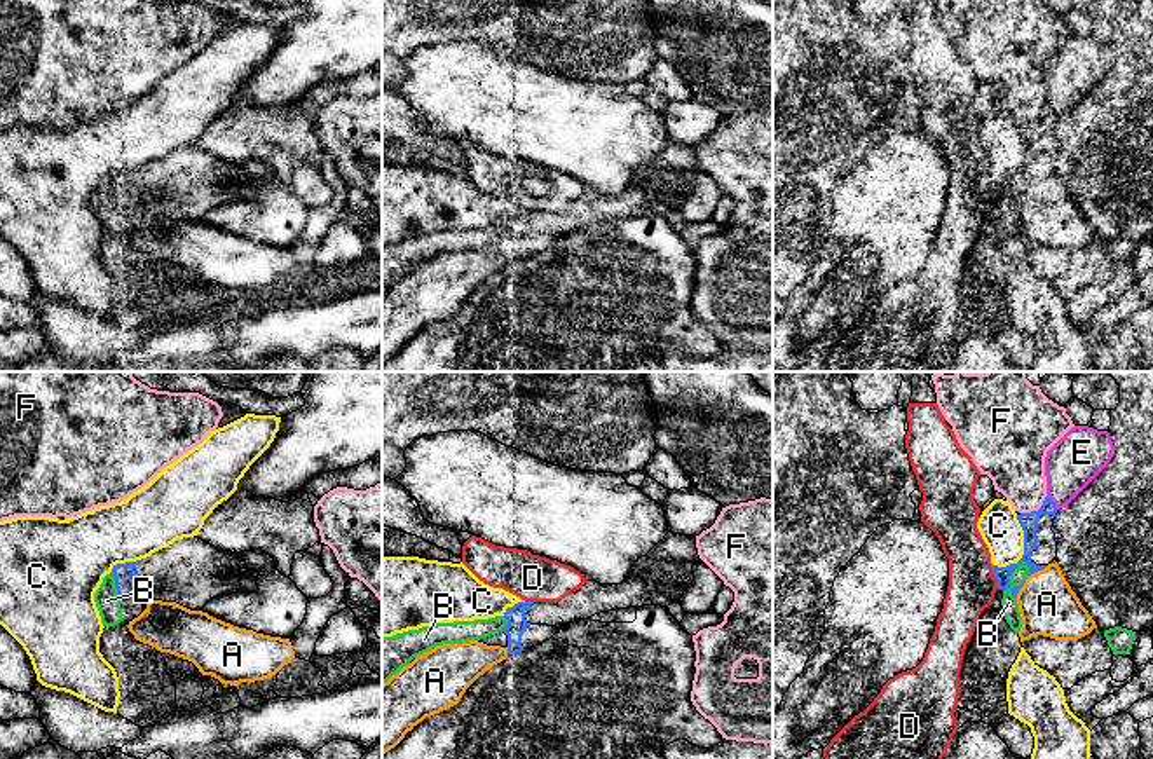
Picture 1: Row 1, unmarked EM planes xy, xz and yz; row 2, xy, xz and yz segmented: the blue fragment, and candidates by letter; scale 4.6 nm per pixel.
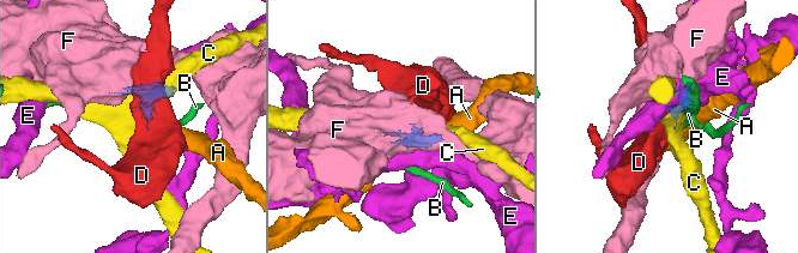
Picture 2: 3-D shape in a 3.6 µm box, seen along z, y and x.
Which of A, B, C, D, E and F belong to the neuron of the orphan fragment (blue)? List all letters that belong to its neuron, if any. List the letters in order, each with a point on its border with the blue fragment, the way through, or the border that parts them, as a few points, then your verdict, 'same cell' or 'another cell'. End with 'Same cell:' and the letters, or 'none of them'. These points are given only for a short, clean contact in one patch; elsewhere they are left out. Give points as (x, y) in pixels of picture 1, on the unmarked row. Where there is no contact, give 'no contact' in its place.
A: meets blue in yz at (1037, 180); another cell
B: meets blue in yz at (1009, 189); another cell
C: meets blue in yz at (1024, 159); another cell
D: meets blue in yz at (995, 185); another cell
E: meets blue in yz at (1054, 112); border along yz (1047, 105), (1059, 117); another cell
F: meets blue in yz at (1035, 121); another cell
Same cell: none of them

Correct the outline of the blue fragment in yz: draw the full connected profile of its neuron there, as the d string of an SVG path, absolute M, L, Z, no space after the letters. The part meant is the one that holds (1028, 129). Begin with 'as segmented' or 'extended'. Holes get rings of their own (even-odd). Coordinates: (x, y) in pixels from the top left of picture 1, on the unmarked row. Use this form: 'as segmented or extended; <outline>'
extended; M1045 106L1038 120L1017 124L1024 140L1024 164L1017 173L1006 176L991 173L993 183L998 188L998 199L1010 197L1010 185L1022 171L1029 176L1027 185L1043 180L1048 173L1055 173L1057 148L1054 127L1057 119L1055 112L1050 106Z

